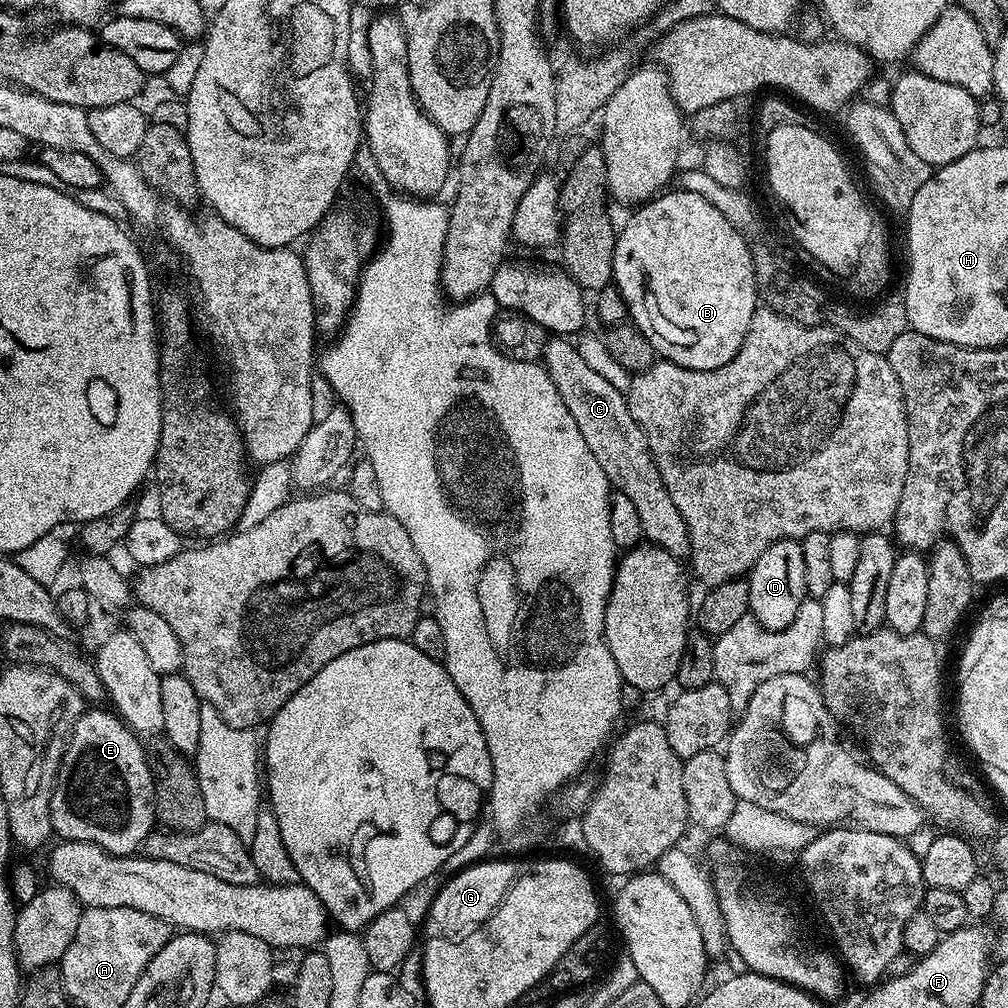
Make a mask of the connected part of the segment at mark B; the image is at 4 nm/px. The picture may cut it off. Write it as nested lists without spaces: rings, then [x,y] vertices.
[[[679,190],[667,192],[665,191],[649,201],[641,203],[633,211],[637,212],[625,222],[624,228],[622,224],[614,246],[612,283],[616,285],[626,302],[631,323],[635,324],[636,329],[648,339],[653,353],[657,357],[669,360],[690,370],[714,370],[718,366],[726,366],[726,362],[730,362],[730,358],[734,358],[734,354],[738,354],[738,350],[746,338],[750,318],[756,313],[758,307],[754,266],[752,265],[752,249],[744,233],[739,228],[730,226],[730,222],[726,222],[726,218],[722,218],[722,213],[715,206],[710,206],[710,202],[706,202],[706,198],[702,198],[702,194],[690,194]]]

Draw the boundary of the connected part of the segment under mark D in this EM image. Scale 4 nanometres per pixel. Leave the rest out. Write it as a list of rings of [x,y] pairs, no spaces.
[[[779,540],[774,542],[754,562],[752,571],[747,573],[749,586],[748,611],[763,628],[782,630],[798,618],[798,610],[806,599],[806,566],[802,563],[802,546],[798,540]]]

